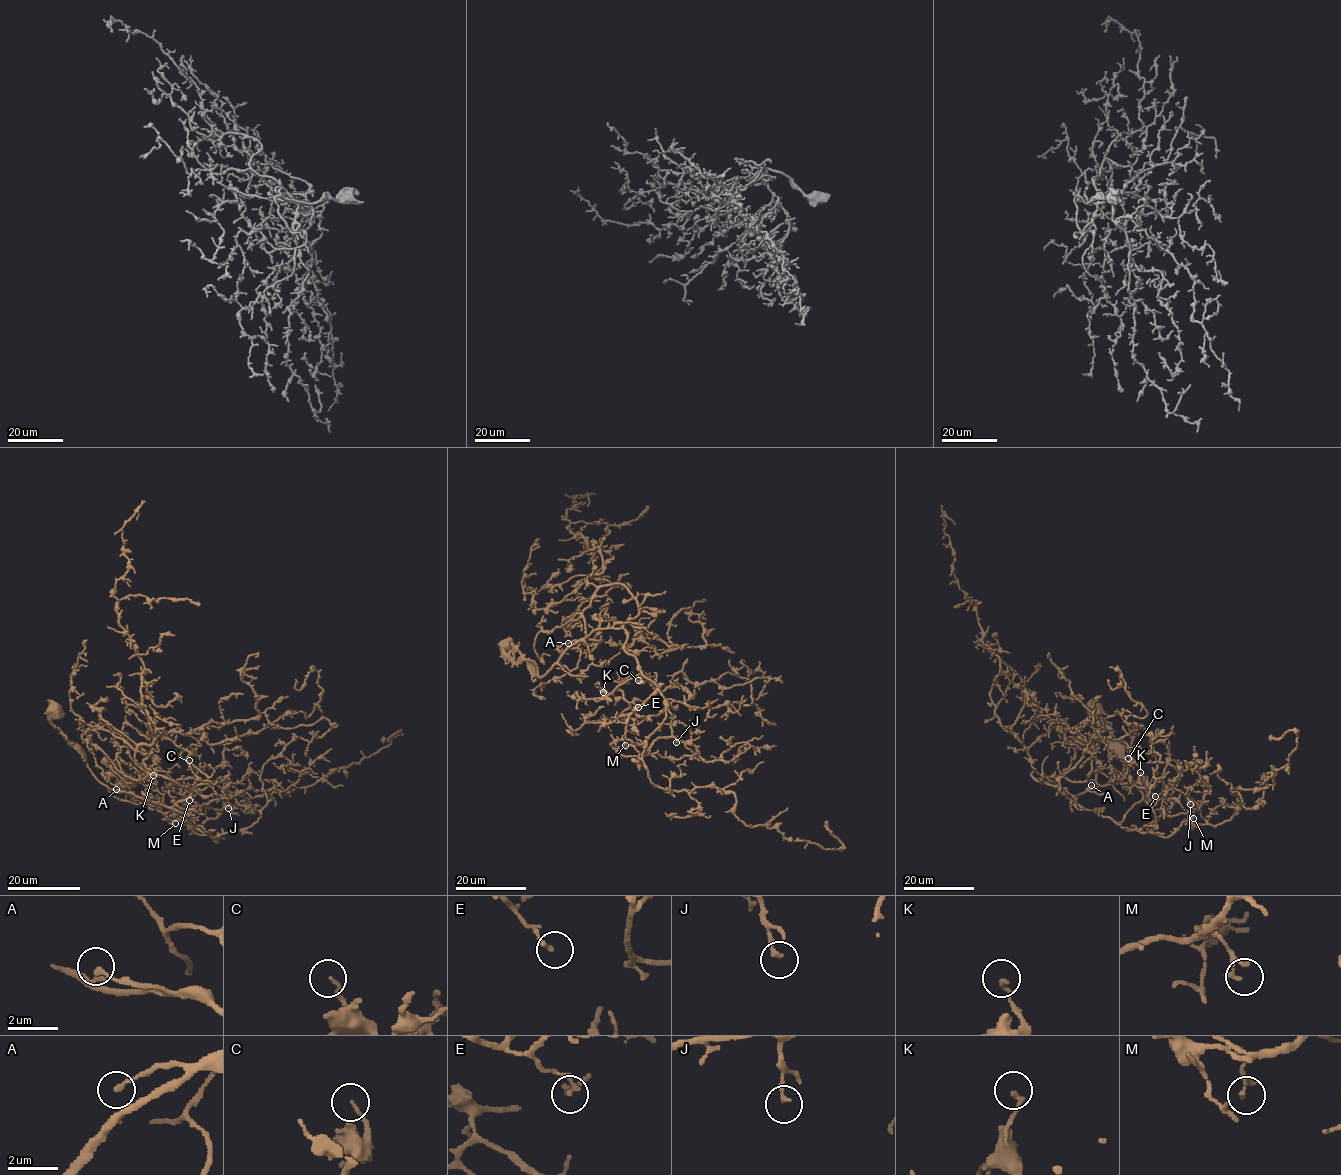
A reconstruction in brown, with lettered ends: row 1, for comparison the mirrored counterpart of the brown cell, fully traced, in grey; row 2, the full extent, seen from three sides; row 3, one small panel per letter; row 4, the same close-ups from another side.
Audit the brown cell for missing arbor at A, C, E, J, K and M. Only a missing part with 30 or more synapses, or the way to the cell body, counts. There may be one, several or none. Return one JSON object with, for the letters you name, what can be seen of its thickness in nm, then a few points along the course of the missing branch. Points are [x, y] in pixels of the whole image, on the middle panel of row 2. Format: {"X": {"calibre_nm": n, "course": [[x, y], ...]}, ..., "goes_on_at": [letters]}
{"goes_on_at": []}

